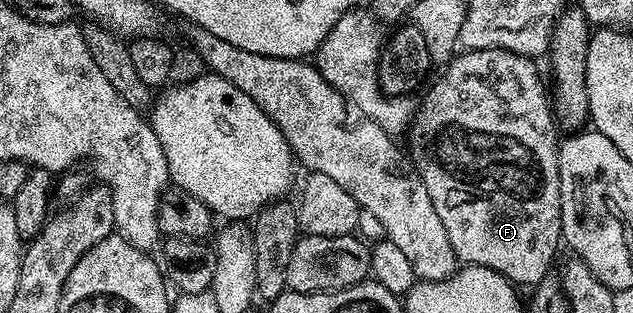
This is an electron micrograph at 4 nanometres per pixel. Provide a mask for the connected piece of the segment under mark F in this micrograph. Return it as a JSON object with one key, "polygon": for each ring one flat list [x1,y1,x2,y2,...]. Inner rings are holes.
{"polygon":[[469,49,460,52,455,55,450,62,448,62,443,73,436,81,435,86,427,93,427,98,424,99,422,105,418,106,418,109,414,112,413,120,409,125,409,138,411,137,411,149,413,151,413,157,415,159,414,172,417,174,420,181,423,182,425,191,429,191,429,199,433,199,433,207,437,207,437,215,441,219,441,224,445,226,445,235,449,235,449,243,453,245,453,251,456,258,460,262,469,265,480,265,481,267,489,267,493,271,497,271,501,276,507,278,512,285,516,287,534,287,539,284,540,281,548,280,549,274,547,273,551,269,551,260,555,257,555,252,558,251,559,245,561,249,561,238,563,236,563,224,561,223,561,195,559,194,559,143,560,138,555,137,555,129,557,130,557,122,555,120,555,114,553,112,552,102,549,100,549,89,543,86,543,81,539,78,539,69,535,66,536,62,529,57,522,57,520,53,514,53,508,49]]}

